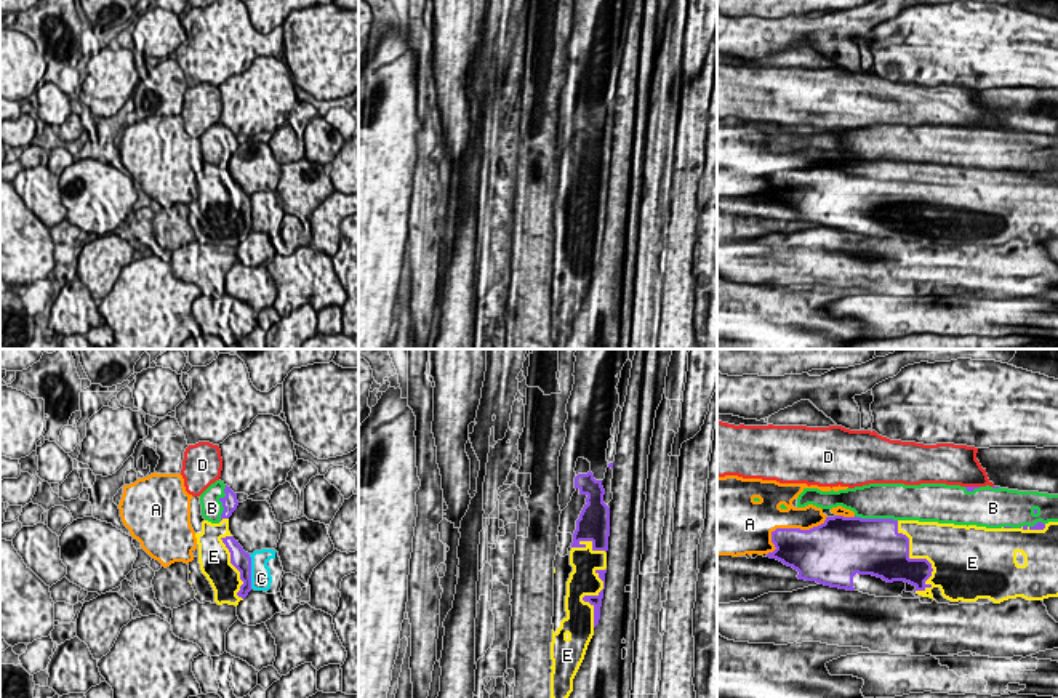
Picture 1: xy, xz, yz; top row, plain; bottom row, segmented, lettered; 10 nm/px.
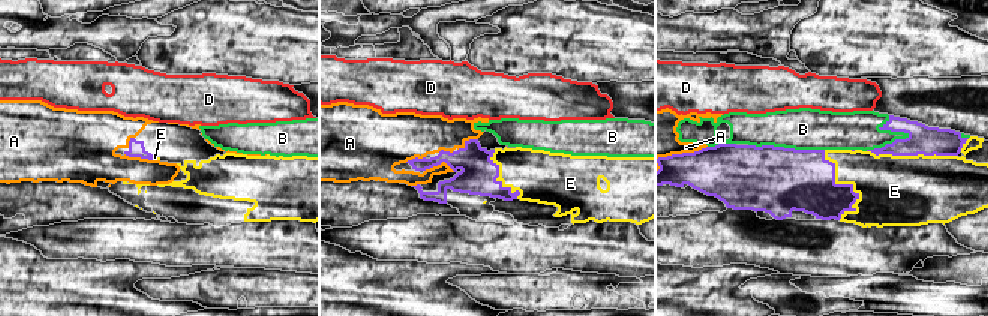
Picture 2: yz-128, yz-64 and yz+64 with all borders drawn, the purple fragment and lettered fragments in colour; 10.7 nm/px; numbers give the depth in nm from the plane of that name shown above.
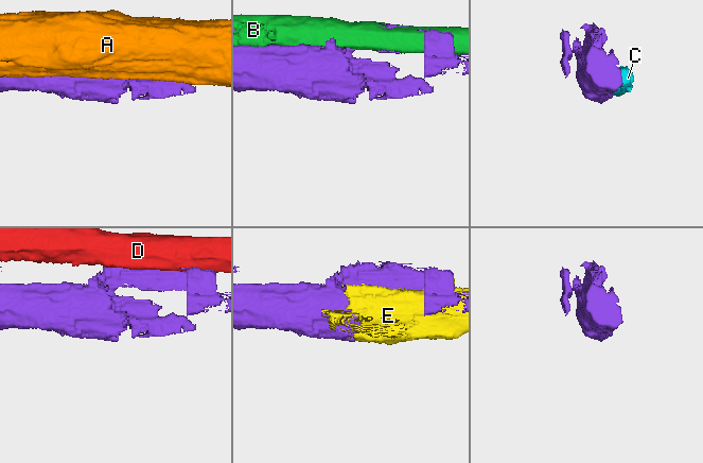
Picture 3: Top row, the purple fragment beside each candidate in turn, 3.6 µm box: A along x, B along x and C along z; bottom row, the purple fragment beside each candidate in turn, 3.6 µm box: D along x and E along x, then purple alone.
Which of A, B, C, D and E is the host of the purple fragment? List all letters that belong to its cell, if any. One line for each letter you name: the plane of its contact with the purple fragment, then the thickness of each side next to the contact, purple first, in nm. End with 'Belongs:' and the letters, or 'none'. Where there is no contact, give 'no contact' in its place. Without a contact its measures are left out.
E: yz | 360/380 nm
Belongs: E

